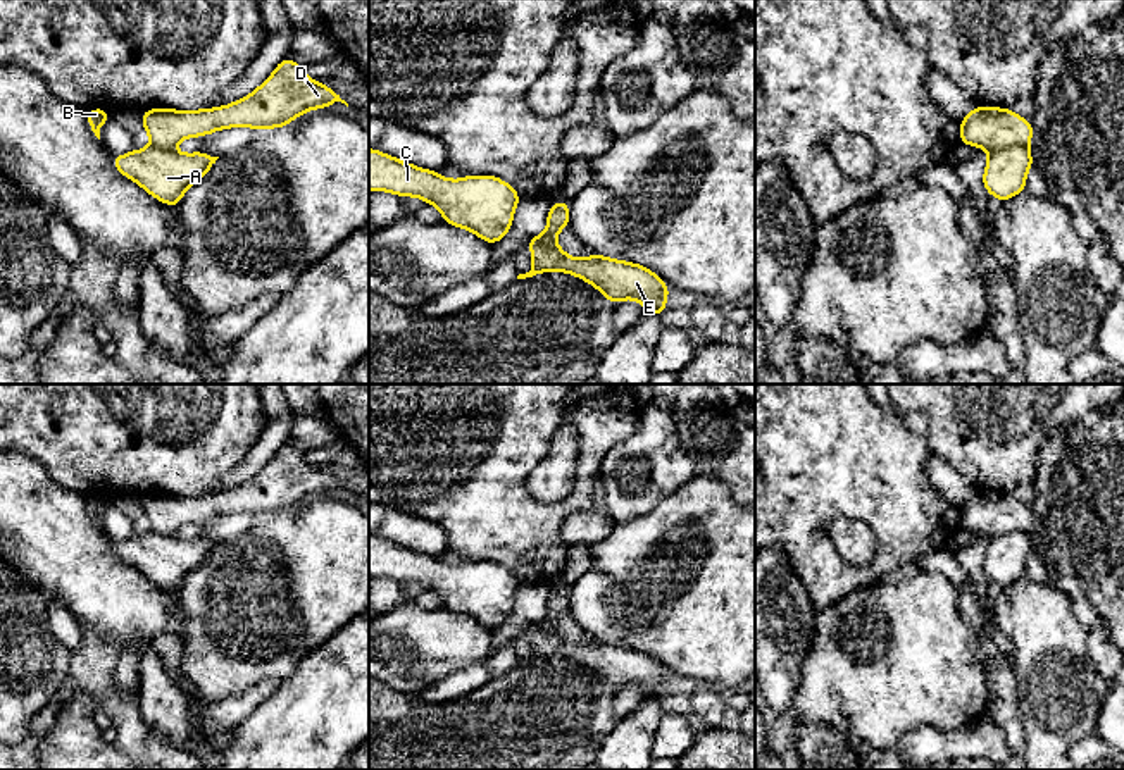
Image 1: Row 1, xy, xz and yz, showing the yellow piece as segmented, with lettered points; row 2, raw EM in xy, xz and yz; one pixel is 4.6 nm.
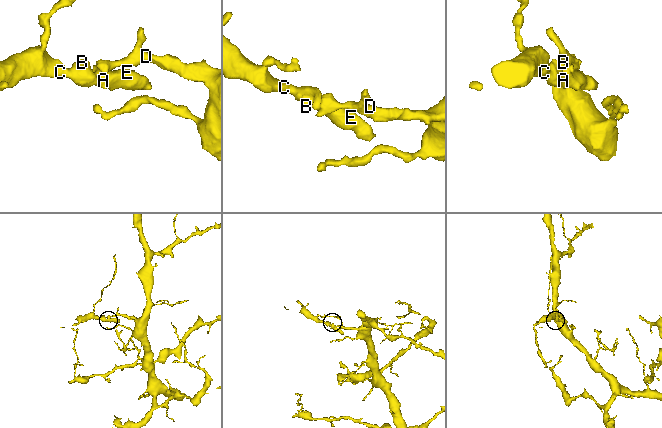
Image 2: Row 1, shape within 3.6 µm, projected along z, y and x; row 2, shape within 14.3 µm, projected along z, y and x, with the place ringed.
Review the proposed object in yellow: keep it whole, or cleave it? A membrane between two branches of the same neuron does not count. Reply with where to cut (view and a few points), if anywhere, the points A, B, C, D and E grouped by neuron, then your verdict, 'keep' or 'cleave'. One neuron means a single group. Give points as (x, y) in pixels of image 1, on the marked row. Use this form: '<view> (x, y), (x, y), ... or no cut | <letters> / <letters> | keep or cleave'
yz (1028, 145), (1007, 145), (990, 154) | A B C E / D | cleave

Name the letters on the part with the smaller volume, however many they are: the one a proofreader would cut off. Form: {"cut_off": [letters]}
{"cut_off": ["A", "B", "C", "E"]}

